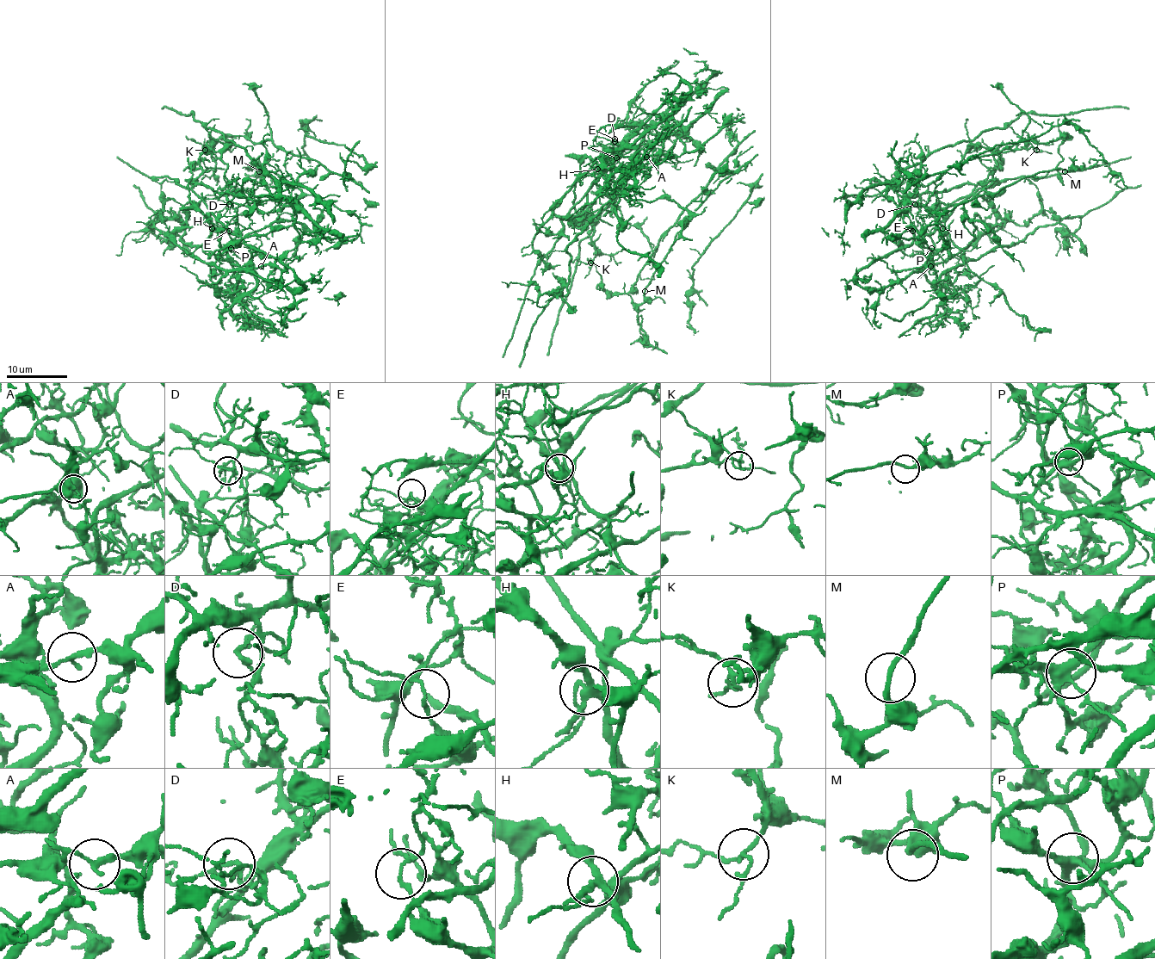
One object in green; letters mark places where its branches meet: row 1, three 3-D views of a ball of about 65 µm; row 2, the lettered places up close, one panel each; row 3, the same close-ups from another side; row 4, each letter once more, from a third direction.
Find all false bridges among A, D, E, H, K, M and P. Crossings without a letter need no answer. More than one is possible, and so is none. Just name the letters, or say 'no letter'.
A, E, H

